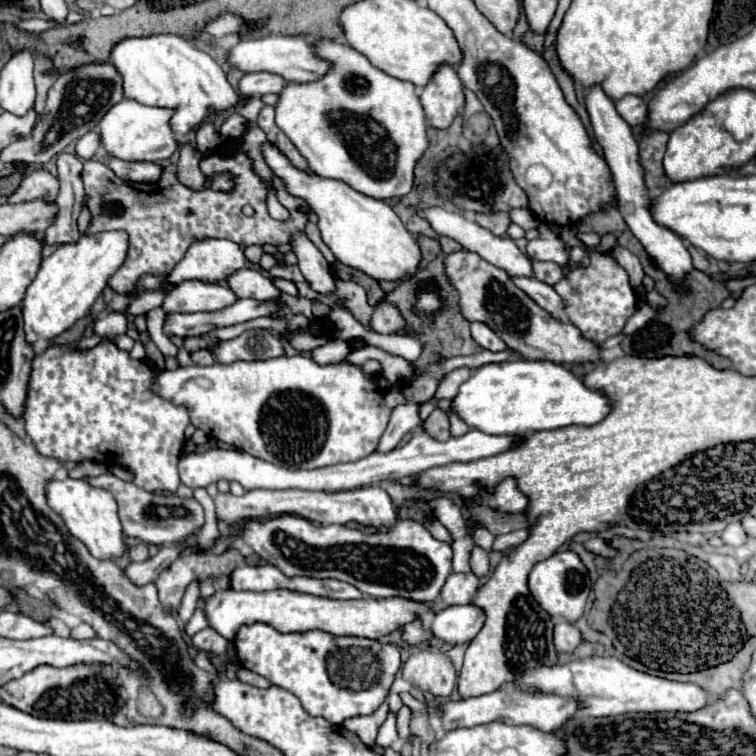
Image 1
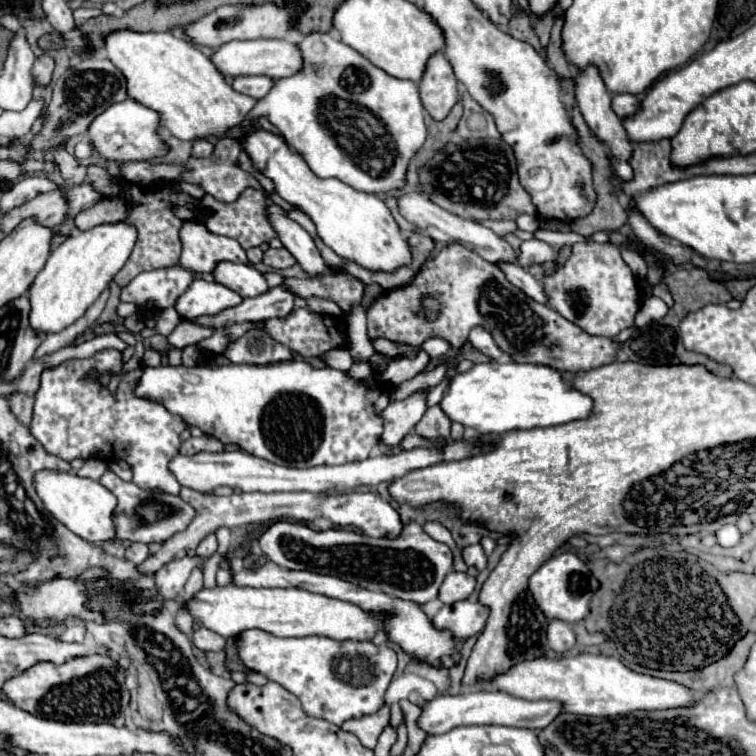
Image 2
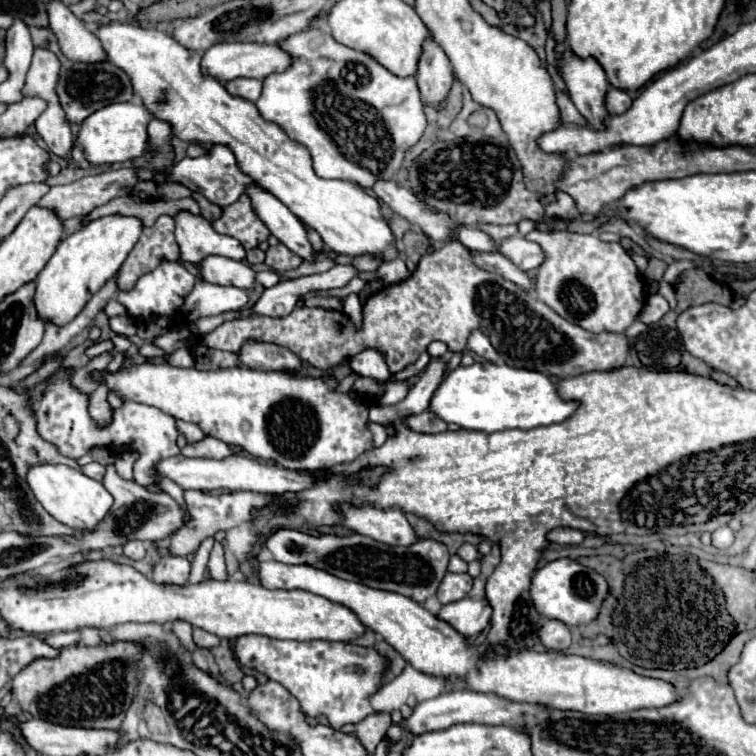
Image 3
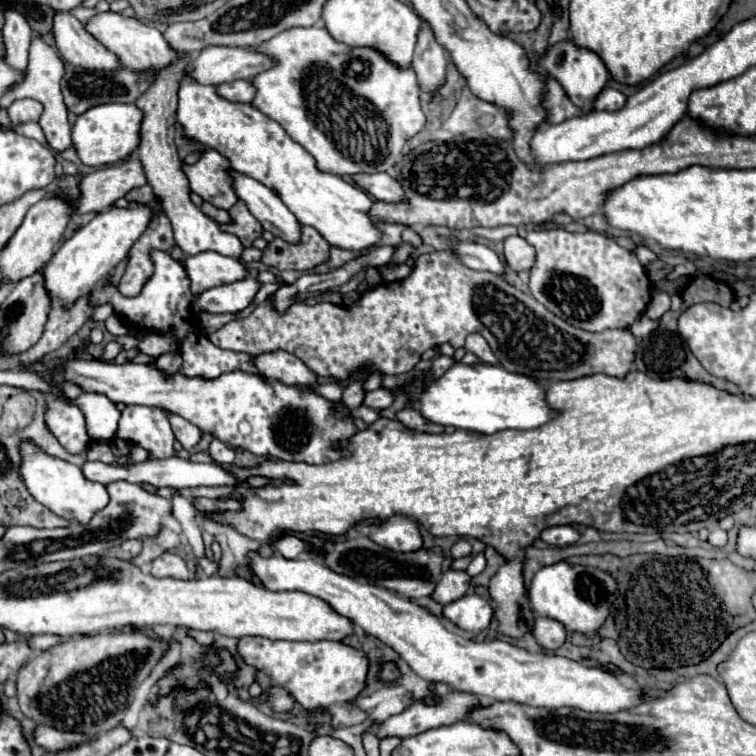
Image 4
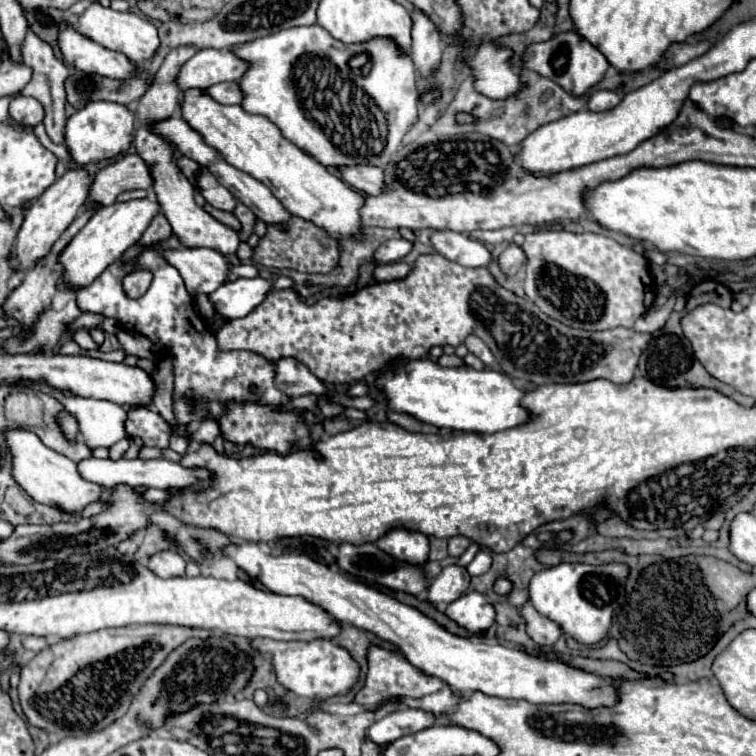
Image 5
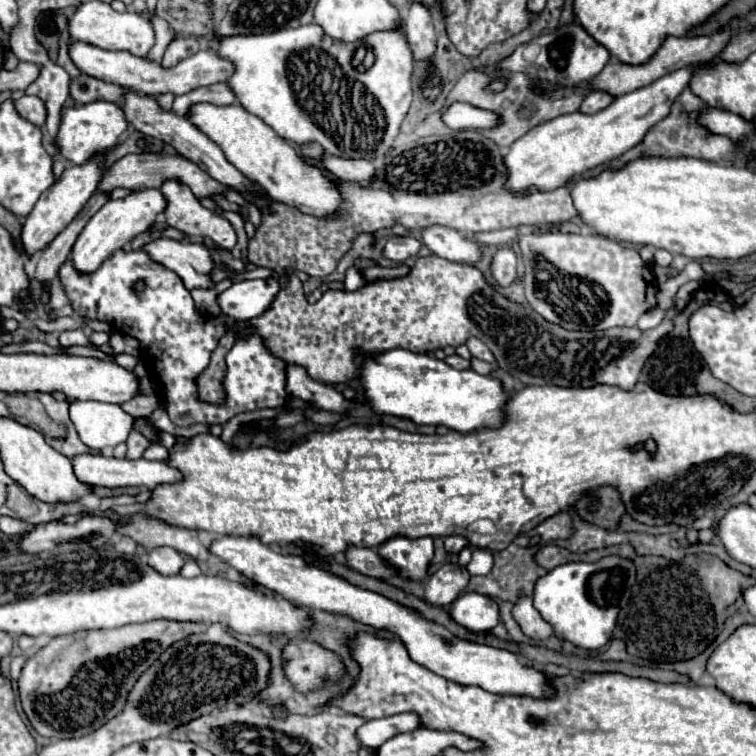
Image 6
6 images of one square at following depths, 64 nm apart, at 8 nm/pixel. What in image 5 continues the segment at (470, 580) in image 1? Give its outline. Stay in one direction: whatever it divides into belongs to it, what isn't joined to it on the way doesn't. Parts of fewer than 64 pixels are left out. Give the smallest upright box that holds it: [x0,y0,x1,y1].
[428,566,470,602]

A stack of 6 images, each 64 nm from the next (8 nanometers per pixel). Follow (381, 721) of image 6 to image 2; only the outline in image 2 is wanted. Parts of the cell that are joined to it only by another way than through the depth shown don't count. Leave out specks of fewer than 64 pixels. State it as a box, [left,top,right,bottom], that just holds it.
[418,690,562,734]

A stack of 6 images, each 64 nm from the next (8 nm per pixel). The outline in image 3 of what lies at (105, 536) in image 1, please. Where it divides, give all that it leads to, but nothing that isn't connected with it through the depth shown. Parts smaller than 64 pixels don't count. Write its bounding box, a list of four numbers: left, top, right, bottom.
[28,464,112,532]

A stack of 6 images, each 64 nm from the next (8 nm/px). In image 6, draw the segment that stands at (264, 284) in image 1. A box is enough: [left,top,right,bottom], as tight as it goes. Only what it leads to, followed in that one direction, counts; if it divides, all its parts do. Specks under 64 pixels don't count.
[142,238,216,290]

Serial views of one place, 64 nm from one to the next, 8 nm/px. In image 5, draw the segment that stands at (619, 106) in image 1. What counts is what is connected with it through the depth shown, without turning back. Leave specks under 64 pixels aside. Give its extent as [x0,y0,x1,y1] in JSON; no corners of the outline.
[586,90,620,112]

